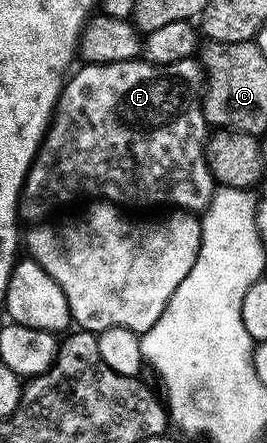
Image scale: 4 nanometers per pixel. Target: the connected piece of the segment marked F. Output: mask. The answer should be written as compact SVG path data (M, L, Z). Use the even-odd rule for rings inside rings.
M139 58L136 60L125 60L124 62L116 62L115 64L88 64L83 63L81 65L82 69L78 73L75 71L73 75L69 77L62 90L62 97L58 100L58 107L54 115L54 119L51 121L50 127L46 131L46 137L42 140L41 147L38 148L38 157L35 158L33 166L30 168L29 174L26 176L26 185L22 188L22 196L18 200L18 214L23 221L27 220L27 225L38 226L46 220L54 211L57 210L61 204L70 204L73 200L86 200L86 201L102 201L109 202L115 206L127 206L126 204L131 204L134 208L154 208L157 204L175 204L175 209L185 210L190 214L202 214L205 213L206 208L209 207L210 201L214 199L214 193L216 191L216 181L214 175L210 173L210 163L206 161L206 145L208 143L208 125L206 119L204 118L204 110L202 109L202 101L204 99L204 85L207 83L208 76L204 71L204 68L197 59L191 58L188 60L181 60L180 62L172 62L171 64L152 64L147 62L145 59Z

